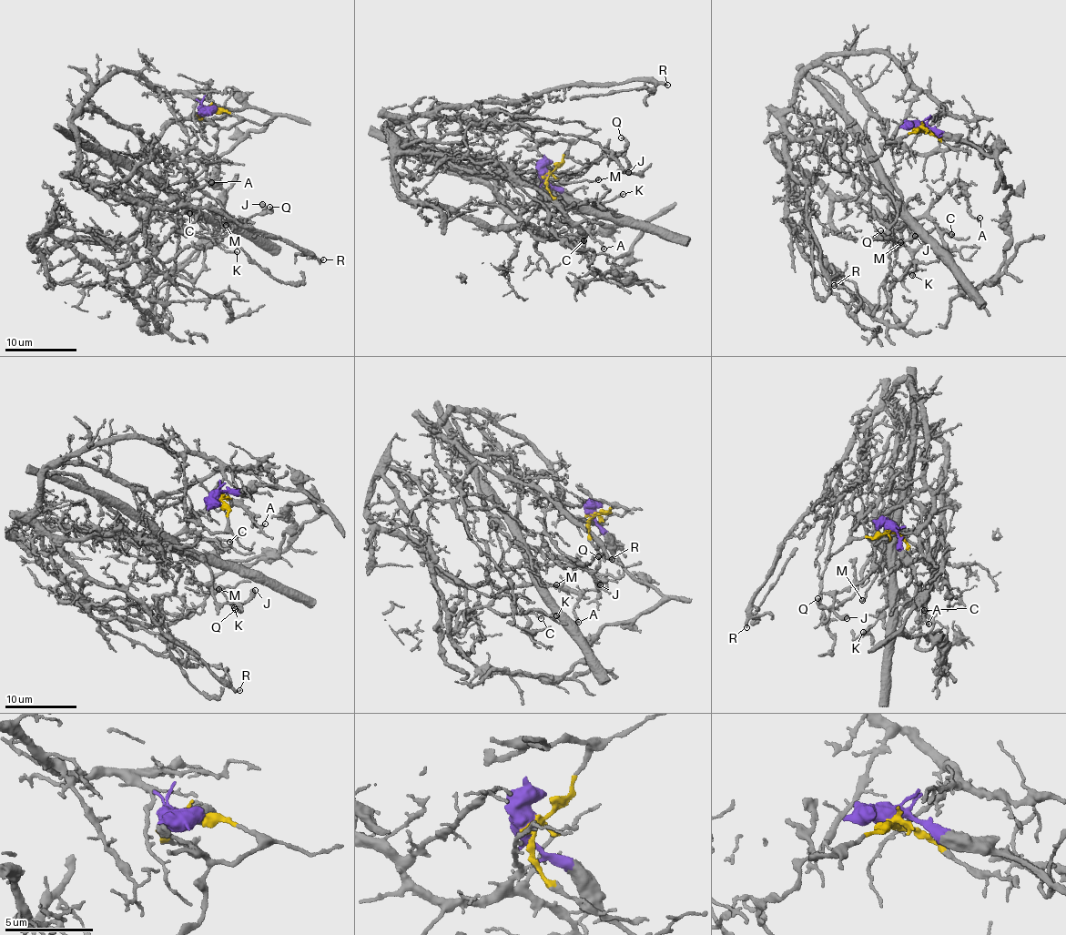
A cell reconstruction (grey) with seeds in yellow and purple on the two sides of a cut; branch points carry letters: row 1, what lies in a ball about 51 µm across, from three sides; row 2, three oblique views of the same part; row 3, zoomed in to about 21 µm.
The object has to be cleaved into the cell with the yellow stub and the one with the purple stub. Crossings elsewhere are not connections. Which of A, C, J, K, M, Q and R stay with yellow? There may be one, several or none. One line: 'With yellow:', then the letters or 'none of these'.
With yellow: J, K, Q

